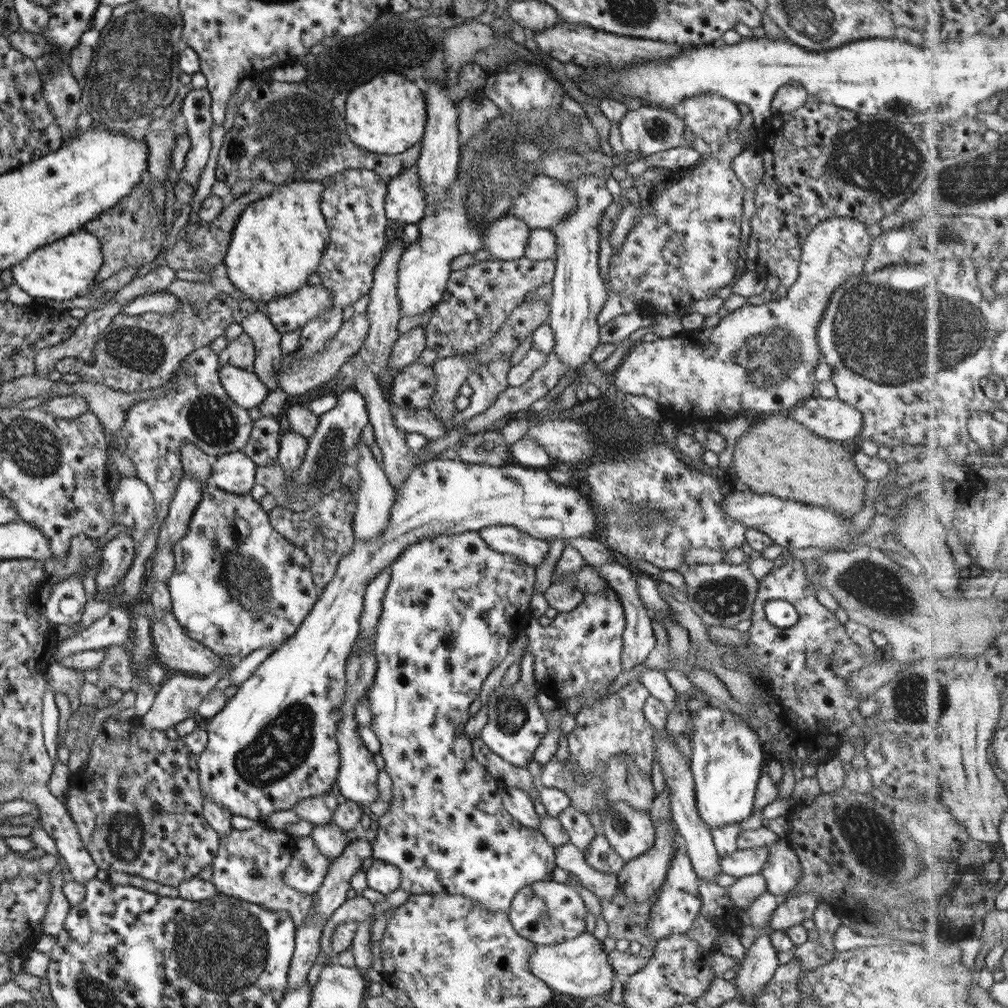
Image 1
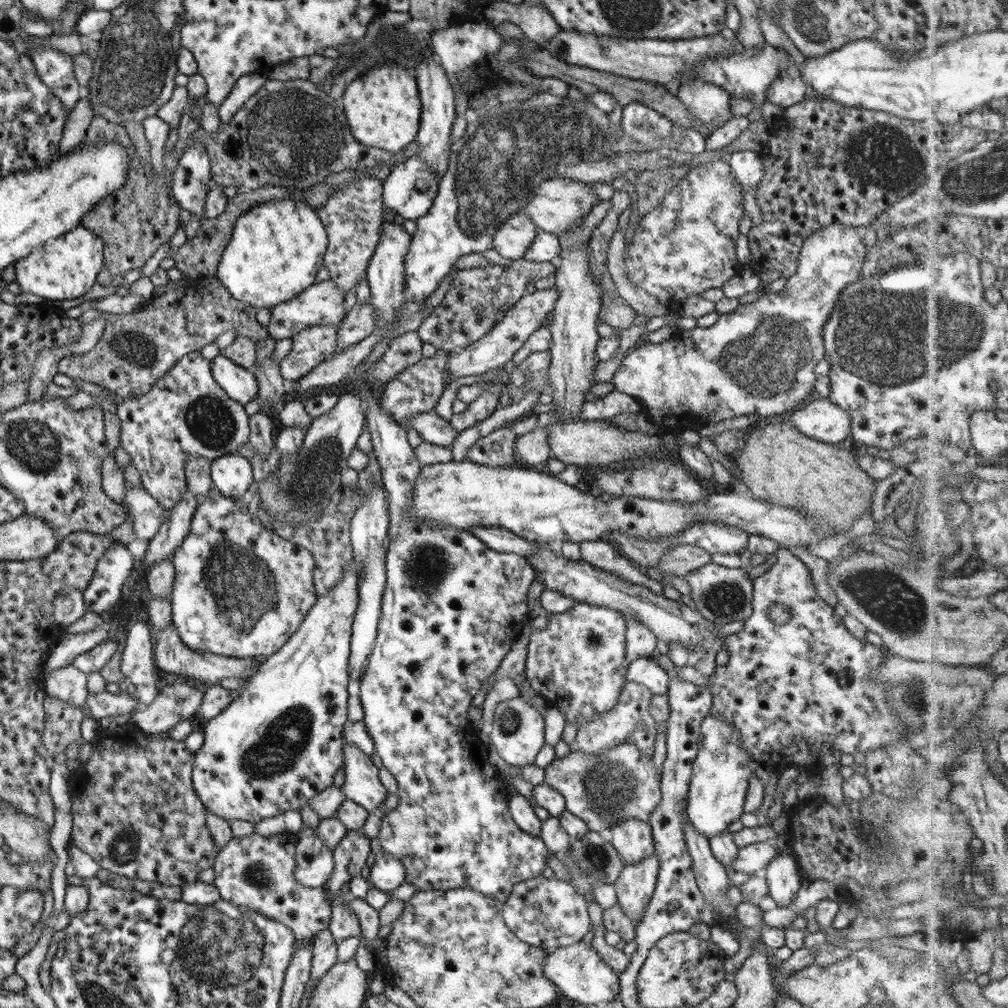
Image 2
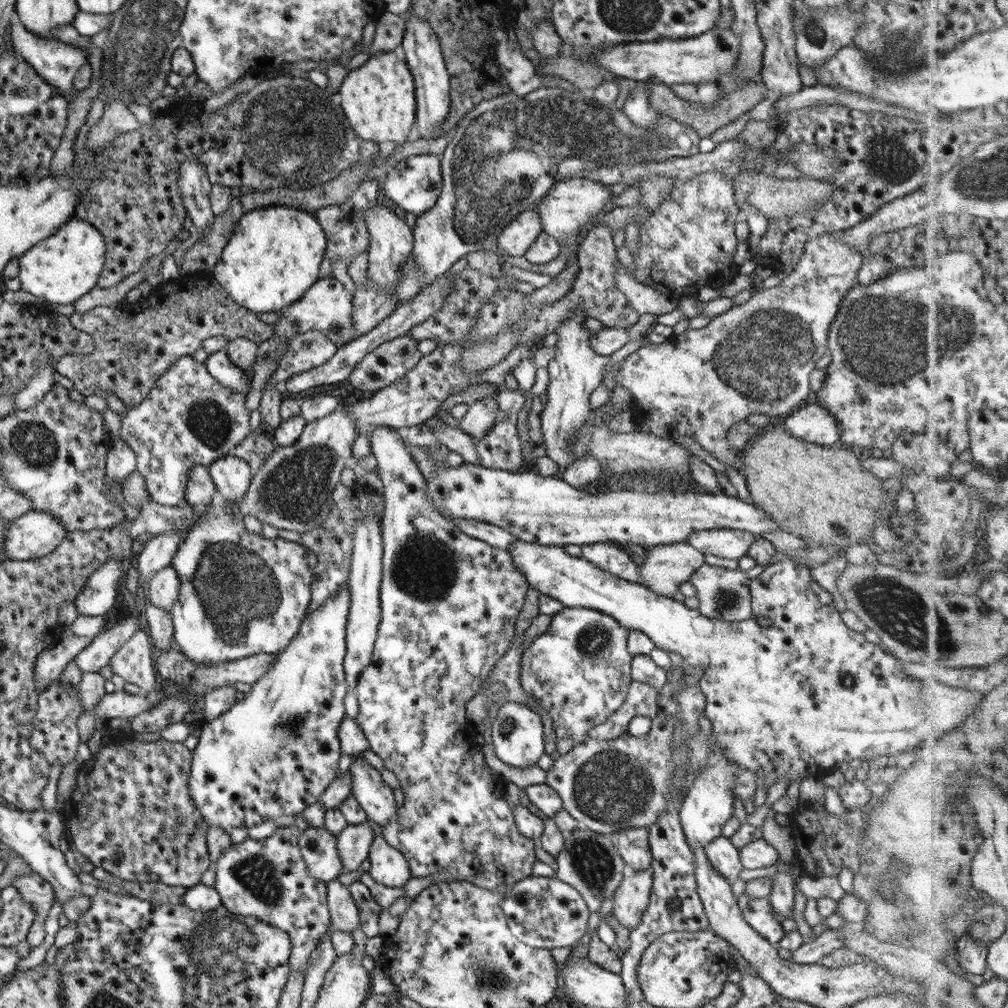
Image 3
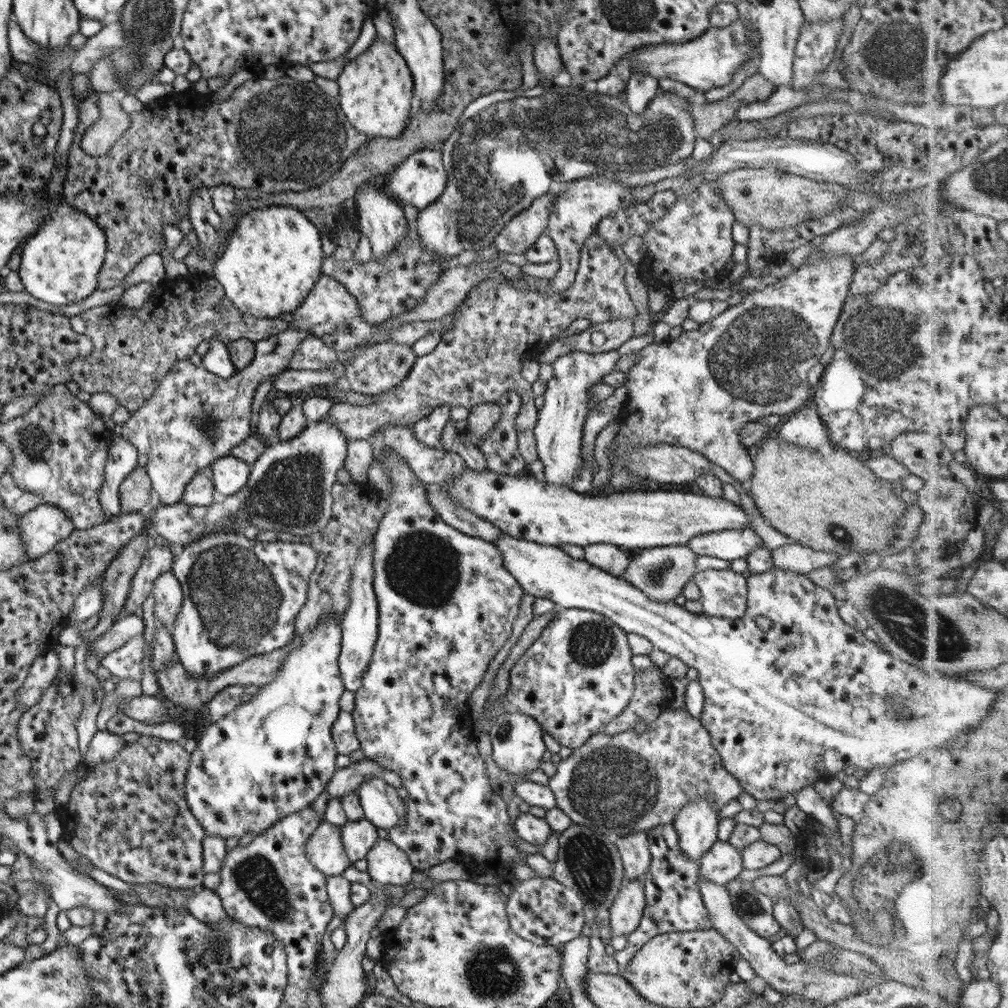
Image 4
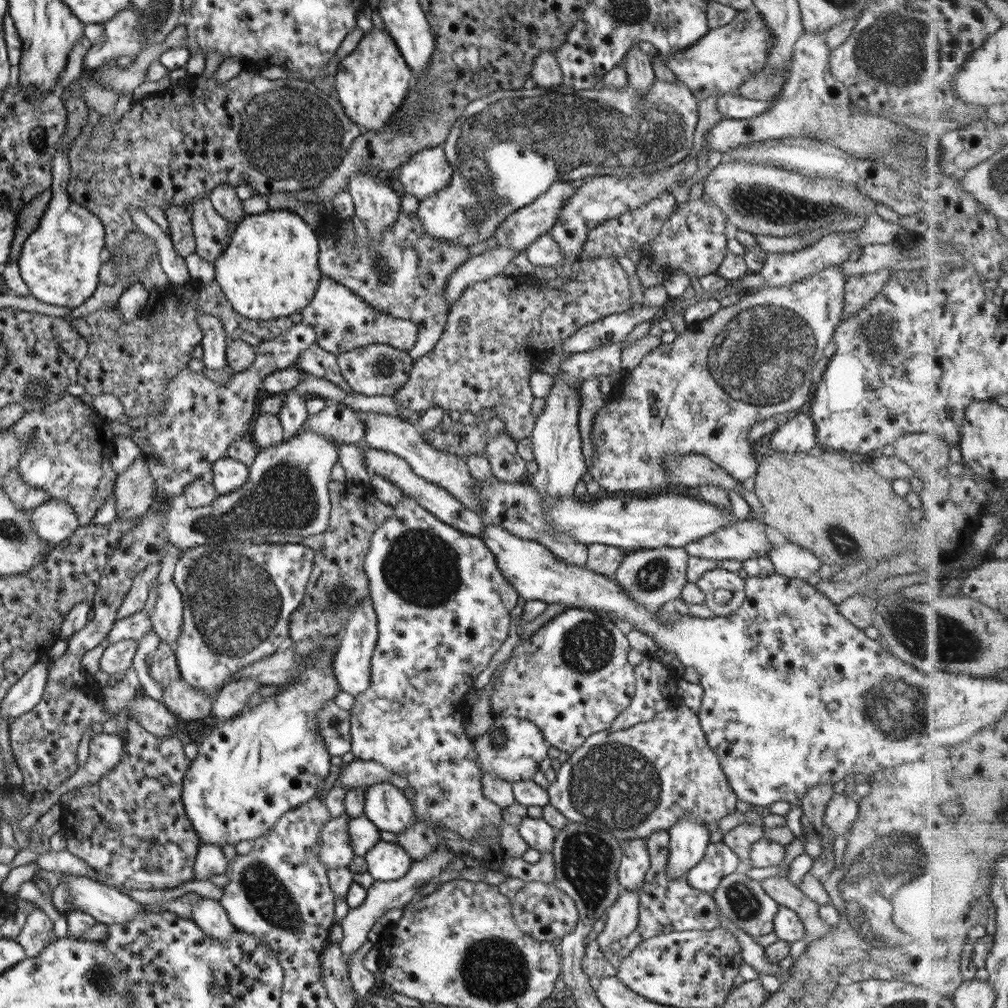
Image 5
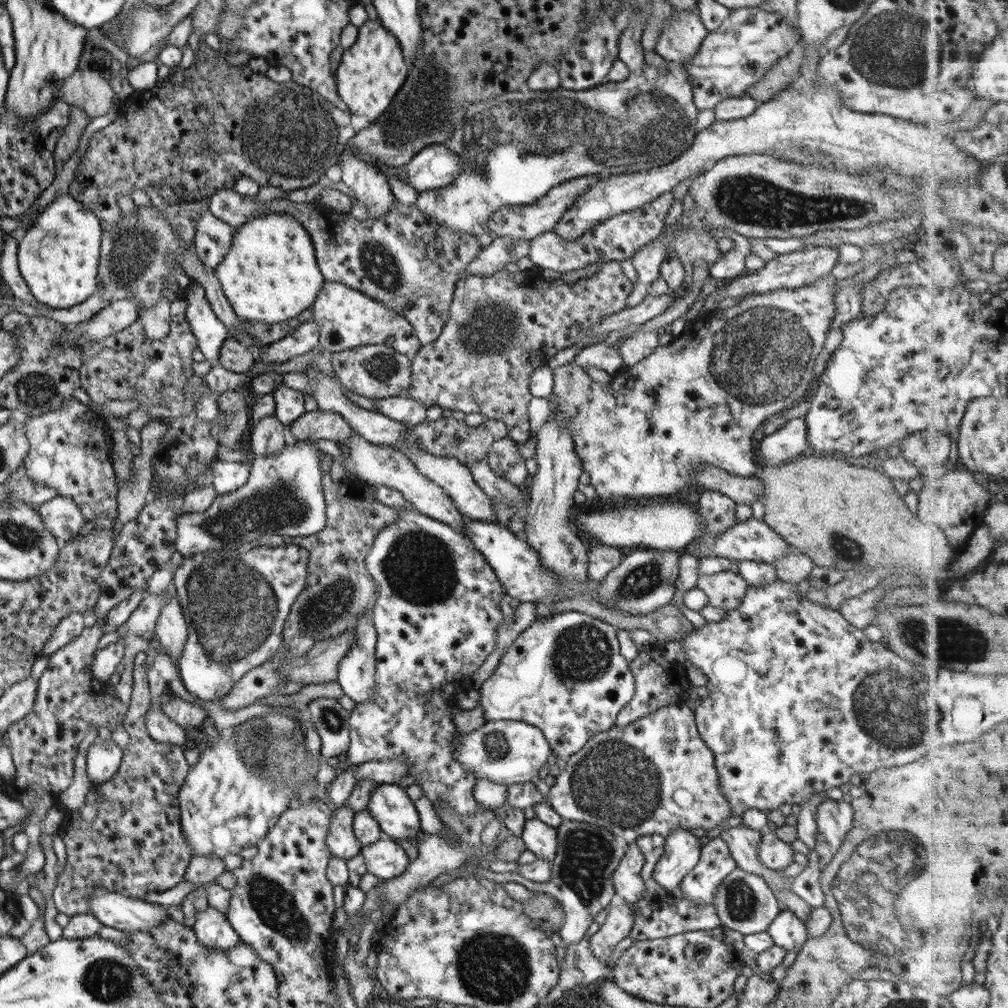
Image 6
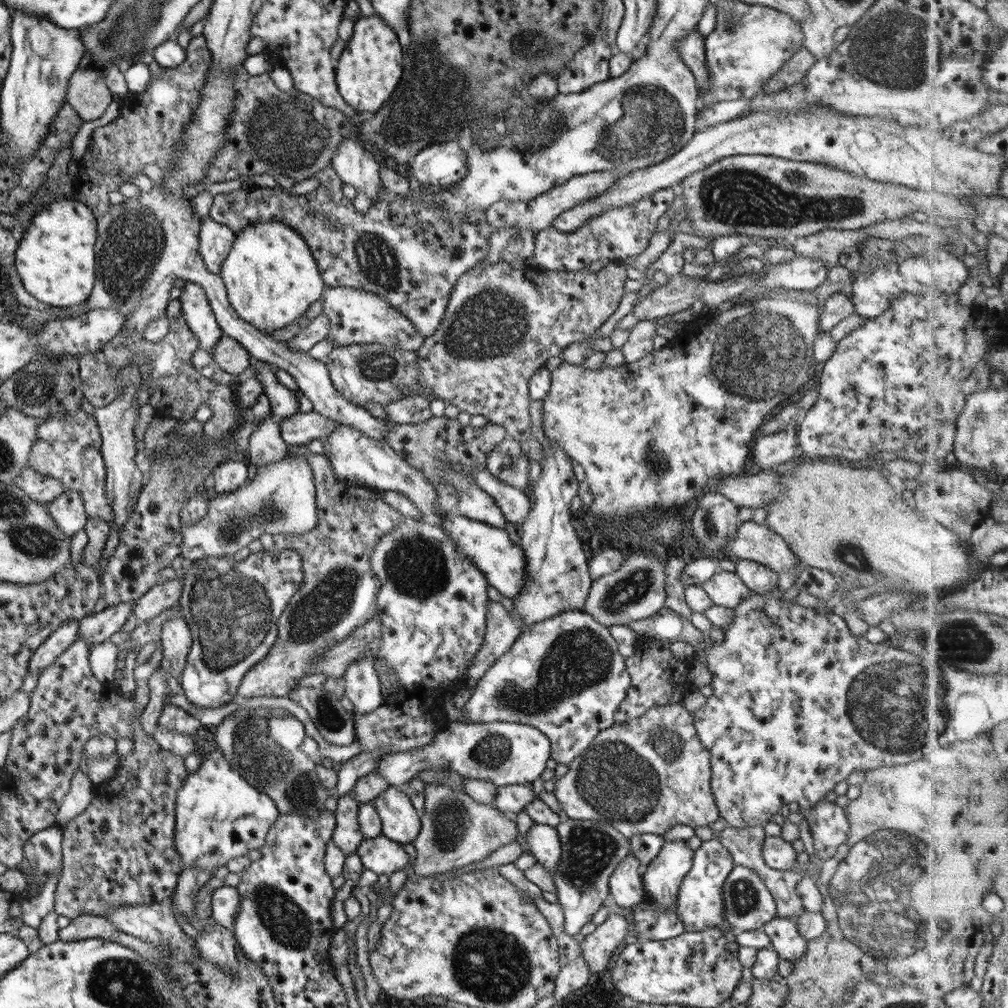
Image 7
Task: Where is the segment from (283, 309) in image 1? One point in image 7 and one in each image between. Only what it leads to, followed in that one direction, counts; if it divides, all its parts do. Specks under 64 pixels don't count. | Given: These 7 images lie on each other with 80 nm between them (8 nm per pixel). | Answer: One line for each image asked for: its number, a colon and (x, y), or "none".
2: (320, 303)
3: (325, 306)
4: (329, 312)
5: (341, 320)
6: (346, 318)
7: (354, 317)

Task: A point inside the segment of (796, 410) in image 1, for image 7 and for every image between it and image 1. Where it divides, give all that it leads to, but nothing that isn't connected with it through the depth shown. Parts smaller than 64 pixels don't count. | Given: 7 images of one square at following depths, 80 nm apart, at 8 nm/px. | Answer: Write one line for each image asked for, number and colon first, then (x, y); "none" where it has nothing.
2: (820, 419)
3: (812, 423)
4: (803, 428)
5: (797, 435)
6: (788, 442)
7: (774, 449)

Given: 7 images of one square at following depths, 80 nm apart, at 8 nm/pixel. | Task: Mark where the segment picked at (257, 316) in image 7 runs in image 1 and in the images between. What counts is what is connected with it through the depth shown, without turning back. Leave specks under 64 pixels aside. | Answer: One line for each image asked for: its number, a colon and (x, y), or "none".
1: (277, 241)
2: (275, 249)
3: (272, 257)
4: (272, 259)
5: (268, 271)
6: (269, 274)

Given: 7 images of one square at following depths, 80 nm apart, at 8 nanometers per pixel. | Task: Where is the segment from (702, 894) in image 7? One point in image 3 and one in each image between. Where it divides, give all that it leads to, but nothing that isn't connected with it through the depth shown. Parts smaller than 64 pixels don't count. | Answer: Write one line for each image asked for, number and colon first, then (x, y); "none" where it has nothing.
3: (721, 854)
4: (721, 862)
5: (718, 860)
6: (699, 885)

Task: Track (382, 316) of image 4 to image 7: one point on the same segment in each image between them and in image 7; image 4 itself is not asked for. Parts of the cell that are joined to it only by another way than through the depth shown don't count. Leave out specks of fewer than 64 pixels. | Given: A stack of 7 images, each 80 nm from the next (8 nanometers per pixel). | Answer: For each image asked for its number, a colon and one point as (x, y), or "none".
5: (404, 275)
6: (404, 260)
7: (409, 253)

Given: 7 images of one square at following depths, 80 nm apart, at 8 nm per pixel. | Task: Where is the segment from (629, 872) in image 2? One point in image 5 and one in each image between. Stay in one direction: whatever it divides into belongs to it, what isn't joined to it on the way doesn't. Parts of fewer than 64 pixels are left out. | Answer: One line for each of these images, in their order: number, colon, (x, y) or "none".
3: (630, 898)
4: (625, 911)
5: (621, 917)

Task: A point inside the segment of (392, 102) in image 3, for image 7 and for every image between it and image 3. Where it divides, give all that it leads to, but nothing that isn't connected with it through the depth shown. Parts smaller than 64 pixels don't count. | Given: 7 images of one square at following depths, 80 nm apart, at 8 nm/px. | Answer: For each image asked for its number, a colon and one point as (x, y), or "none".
4: (375, 92)
5: (370, 83)
6: (369, 73)
7: (370, 66)

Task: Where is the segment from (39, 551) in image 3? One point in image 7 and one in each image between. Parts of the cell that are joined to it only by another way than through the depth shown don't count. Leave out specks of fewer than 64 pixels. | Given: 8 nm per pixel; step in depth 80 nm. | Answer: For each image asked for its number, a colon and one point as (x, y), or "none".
4: (40, 529)
5: (53, 521)
6: (60, 516)
7: (67, 511)

